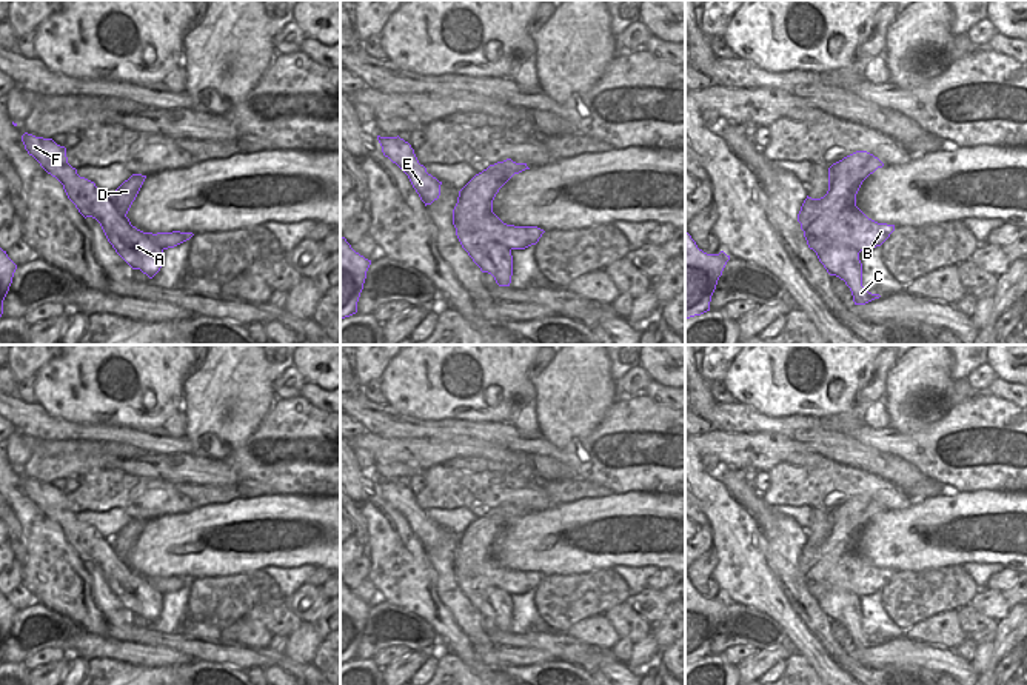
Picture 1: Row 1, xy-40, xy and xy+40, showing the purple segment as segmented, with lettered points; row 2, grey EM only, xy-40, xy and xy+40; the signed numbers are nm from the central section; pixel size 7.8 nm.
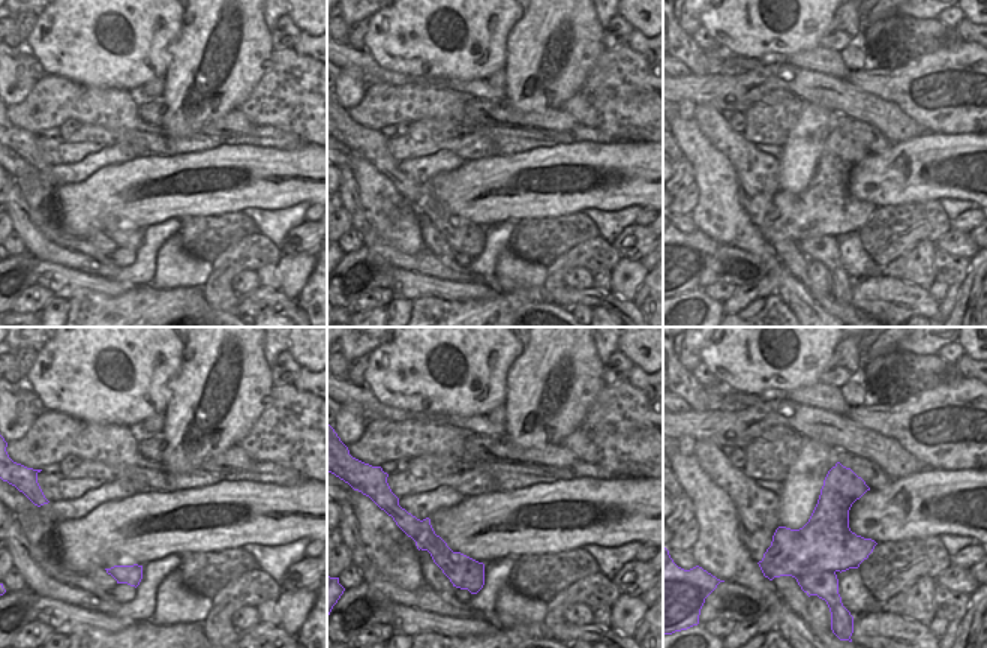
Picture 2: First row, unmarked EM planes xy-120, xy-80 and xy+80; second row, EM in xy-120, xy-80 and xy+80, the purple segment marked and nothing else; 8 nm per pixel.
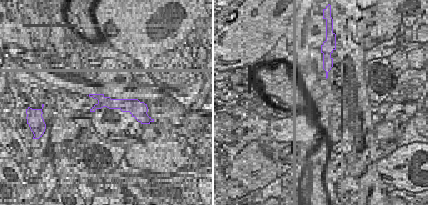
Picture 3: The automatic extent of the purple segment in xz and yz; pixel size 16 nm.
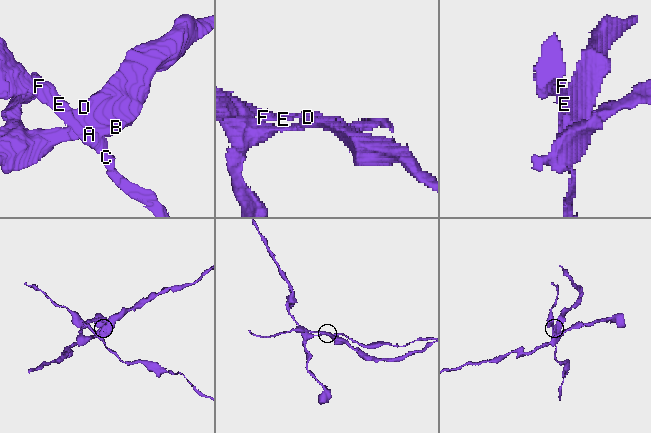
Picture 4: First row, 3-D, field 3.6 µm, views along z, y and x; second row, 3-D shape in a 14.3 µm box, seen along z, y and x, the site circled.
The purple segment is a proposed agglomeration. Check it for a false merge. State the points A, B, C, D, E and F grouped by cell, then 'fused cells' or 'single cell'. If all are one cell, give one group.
A C D E F / B | fused cells

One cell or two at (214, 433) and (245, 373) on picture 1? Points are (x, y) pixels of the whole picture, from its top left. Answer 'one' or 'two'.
one

